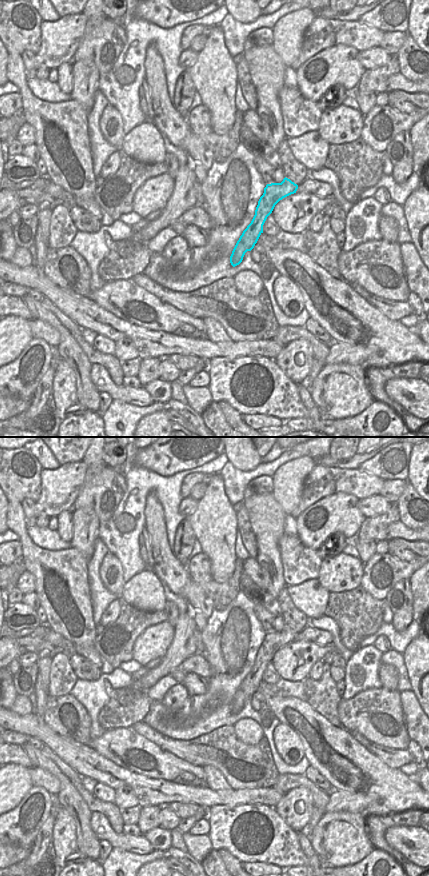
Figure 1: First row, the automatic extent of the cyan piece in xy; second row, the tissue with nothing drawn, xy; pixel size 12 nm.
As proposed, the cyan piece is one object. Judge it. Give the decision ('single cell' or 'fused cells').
single cell

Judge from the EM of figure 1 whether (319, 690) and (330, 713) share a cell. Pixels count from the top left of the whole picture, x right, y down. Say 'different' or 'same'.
same

